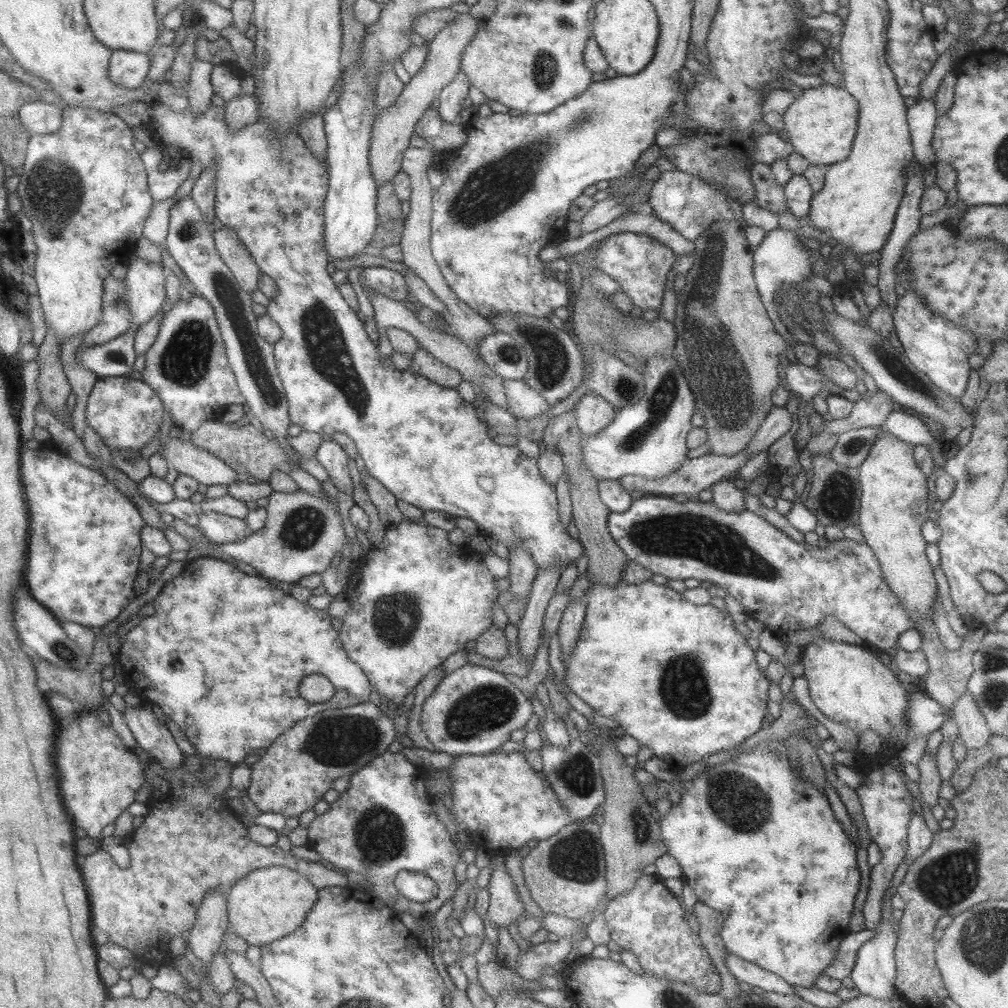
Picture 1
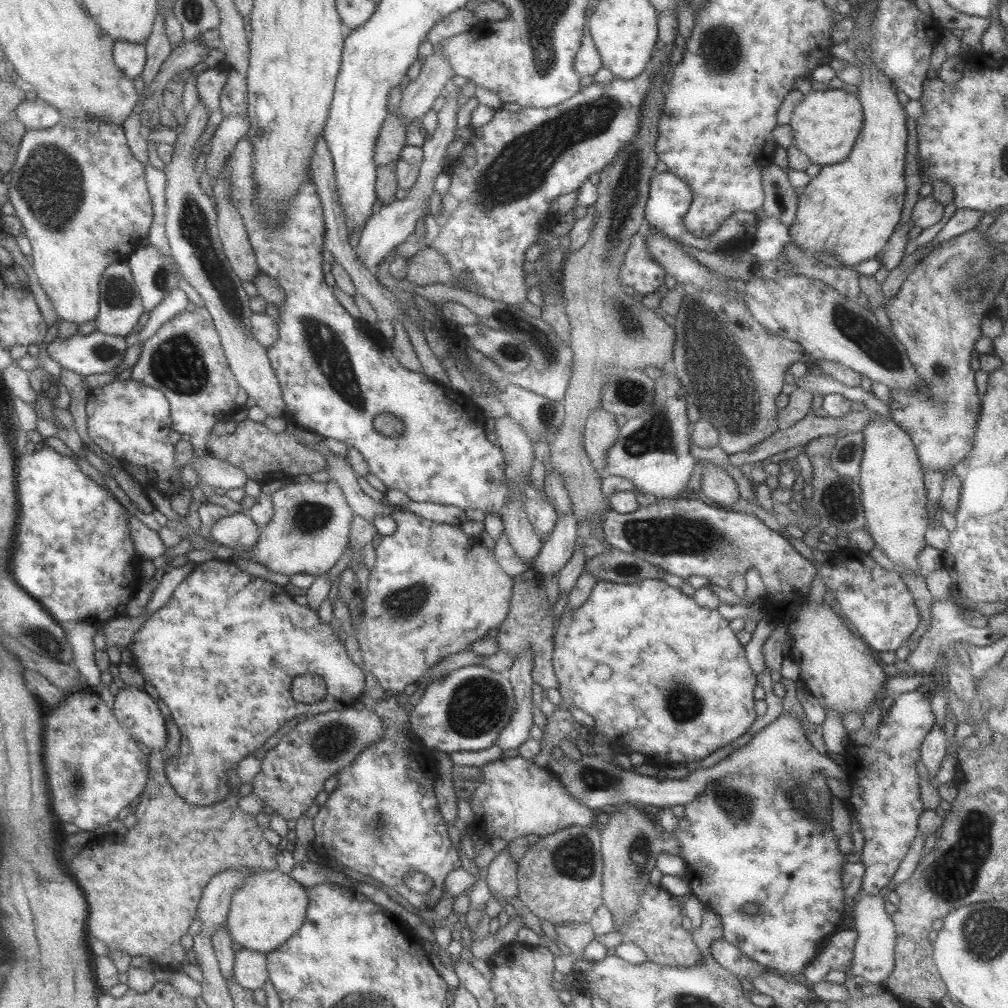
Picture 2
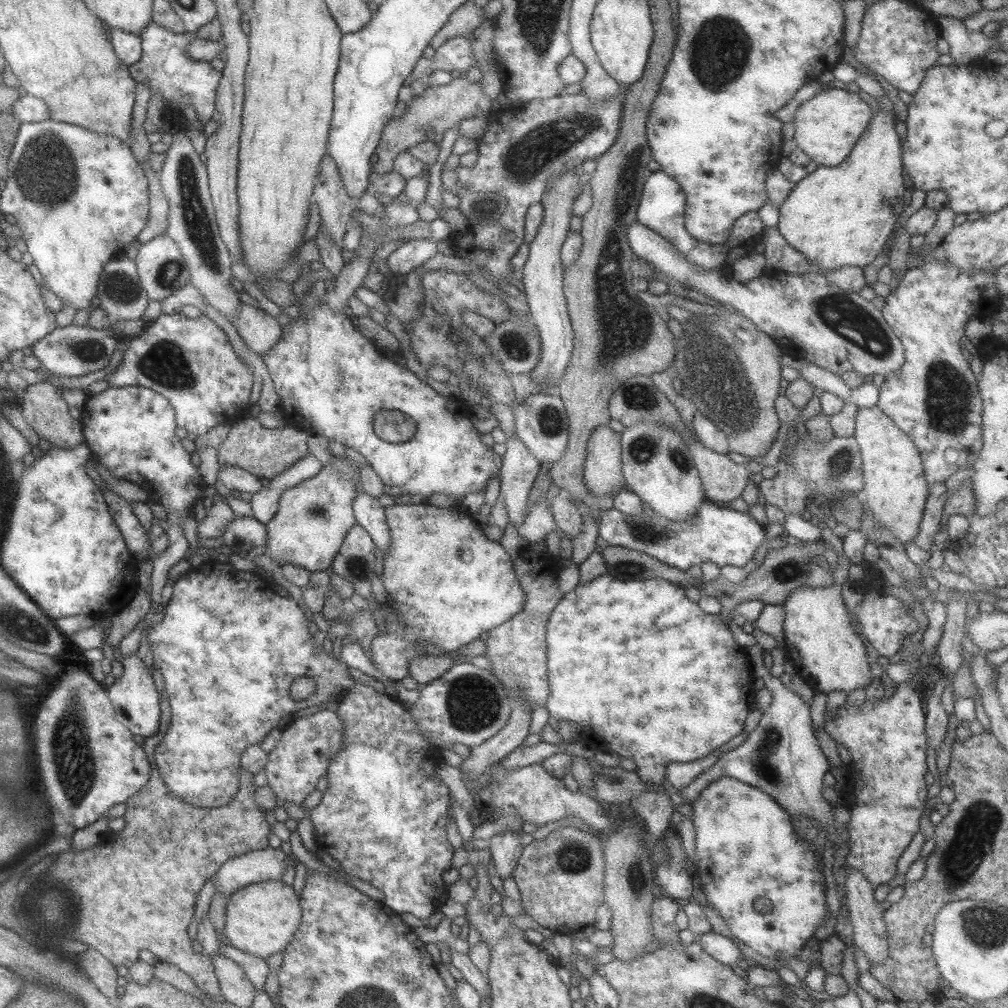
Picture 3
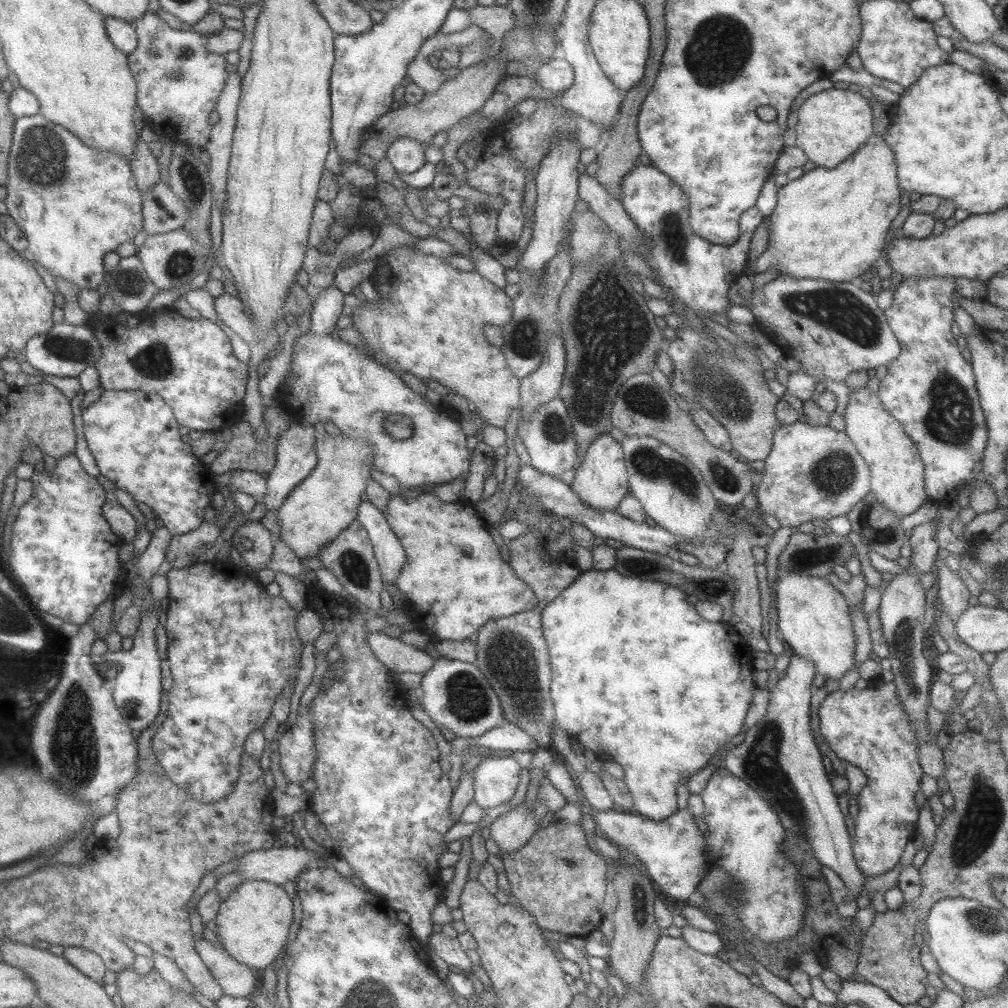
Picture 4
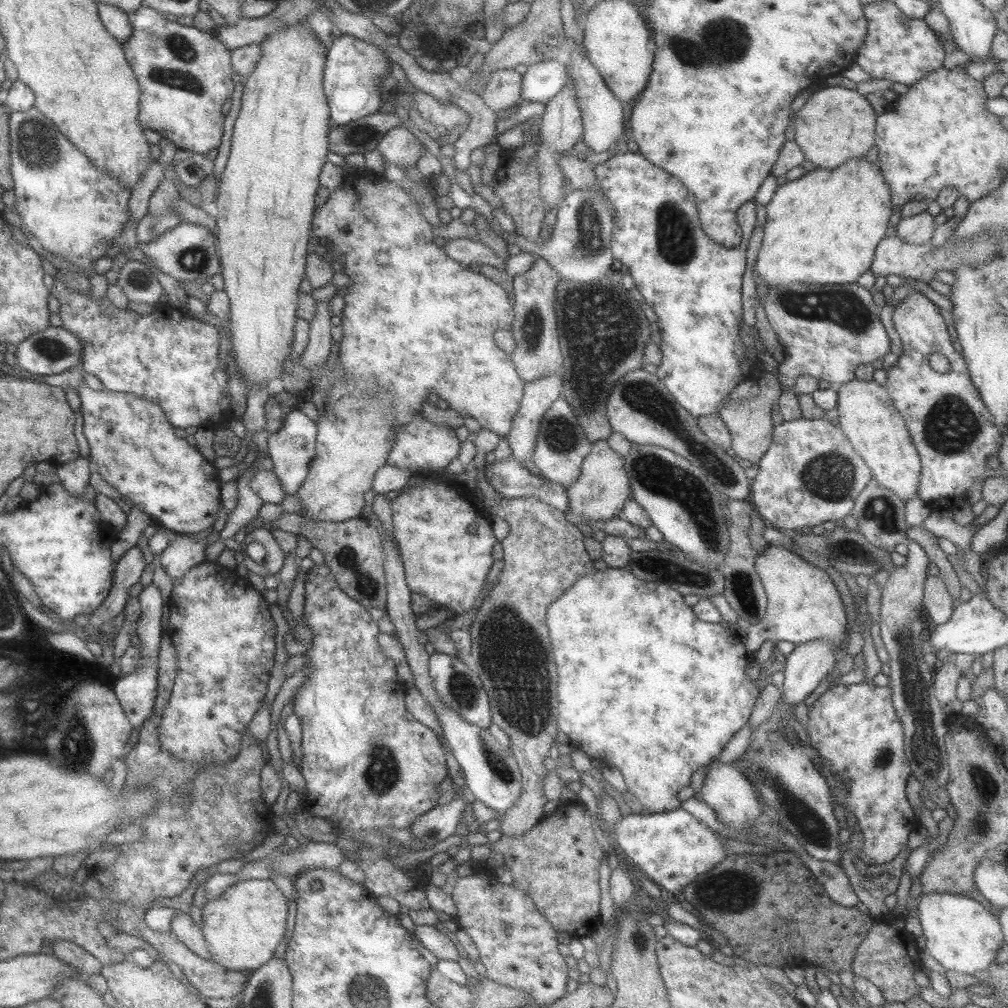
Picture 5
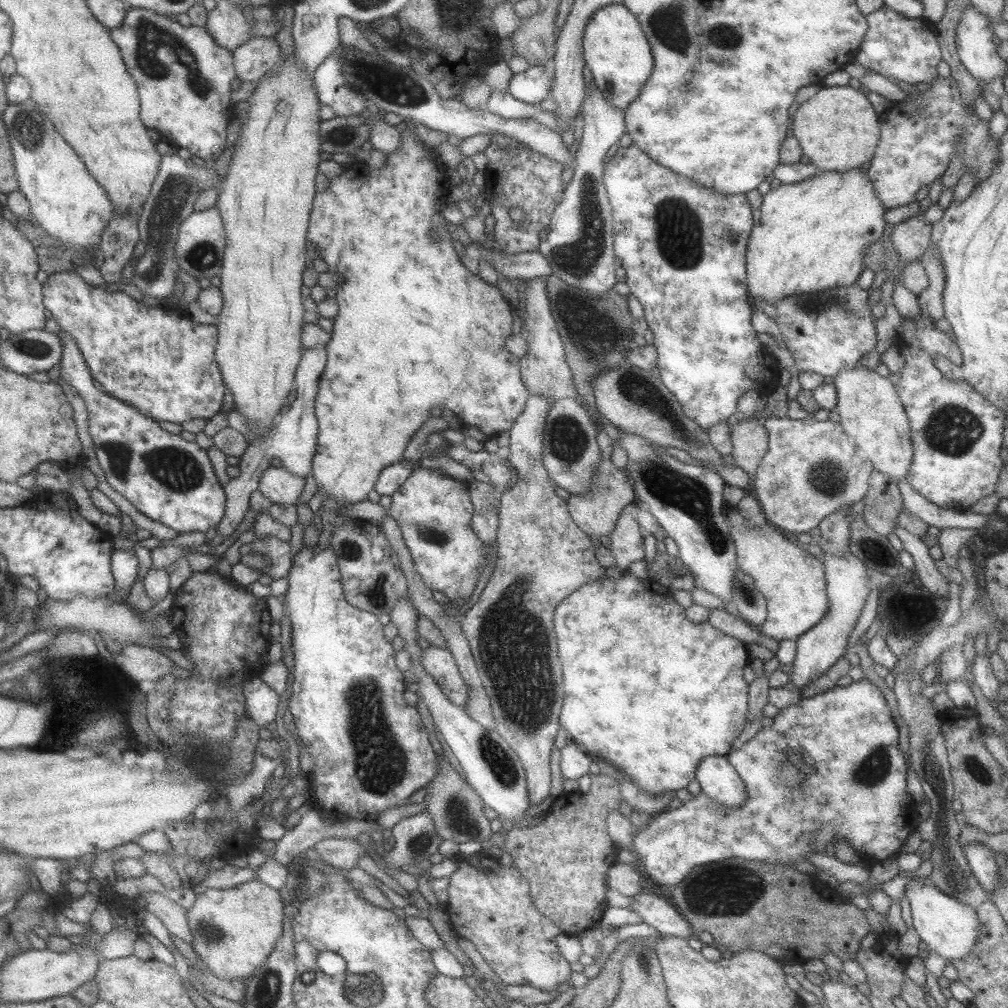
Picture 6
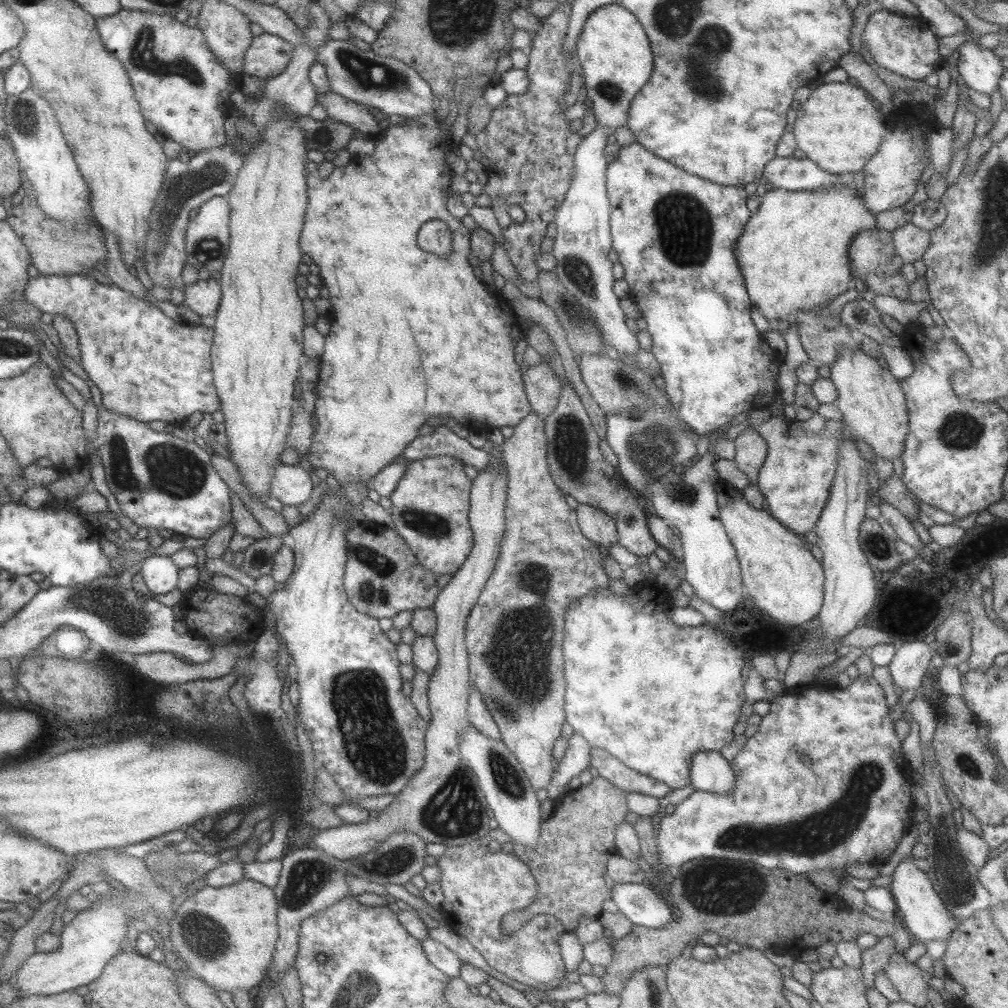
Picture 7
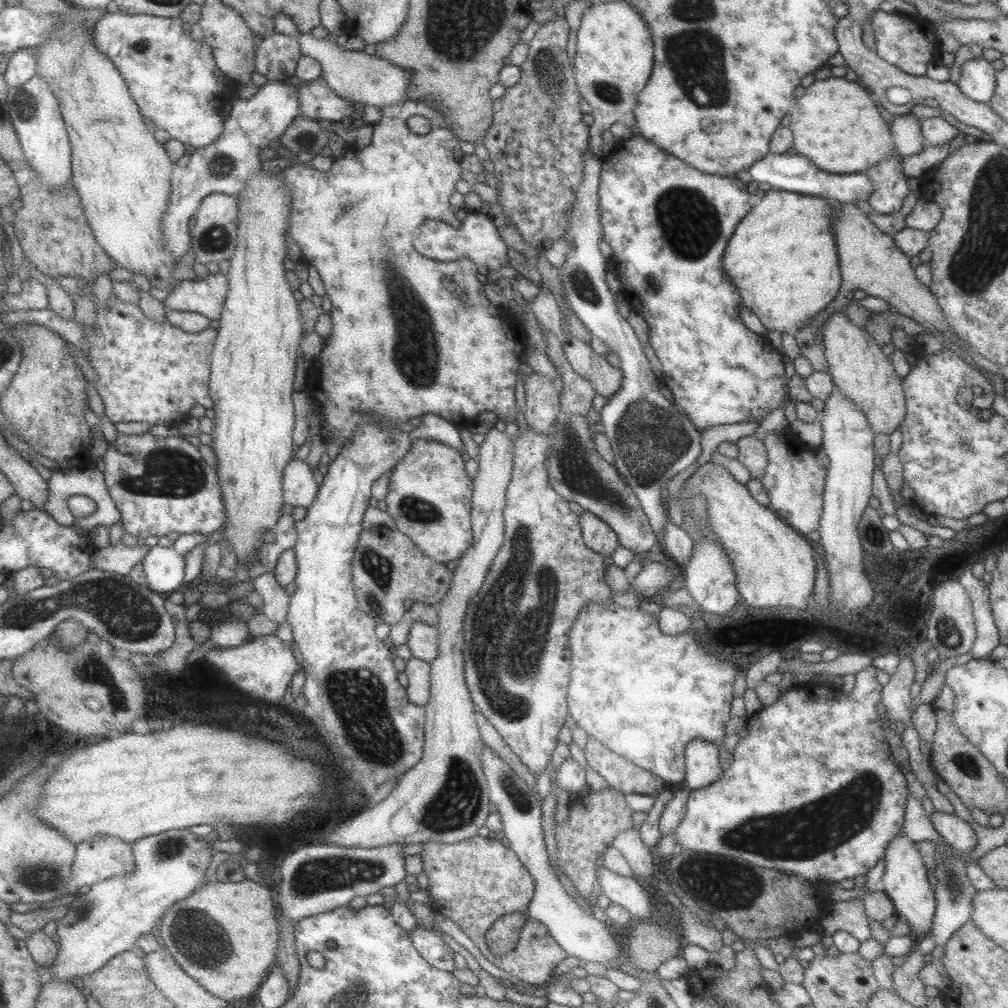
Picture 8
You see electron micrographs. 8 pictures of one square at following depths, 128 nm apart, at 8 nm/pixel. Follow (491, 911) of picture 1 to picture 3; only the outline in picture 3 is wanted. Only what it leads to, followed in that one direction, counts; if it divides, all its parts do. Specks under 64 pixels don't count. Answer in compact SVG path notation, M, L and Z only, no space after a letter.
M521 830L516 832L505 832L488 838L488 850L495 866L495 872L502 881L505 876L512 876L513 866L517 864L521 856L523 846L521 846L519 836Z

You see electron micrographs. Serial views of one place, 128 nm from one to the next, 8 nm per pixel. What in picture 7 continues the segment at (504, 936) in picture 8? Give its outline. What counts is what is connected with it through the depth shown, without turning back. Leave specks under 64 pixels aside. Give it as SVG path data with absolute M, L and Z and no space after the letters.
M601 777L592 779L589 783L579 786L577 789L568 790L563 797L553 801L547 806L547 815L540 825L540 834L533 847L523 847L521 843L512 843L514 855L528 866L537 884L537 895L529 907L520 911L507 913L501 918L501 933L509 938L514 936L533 915L541 915L546 918L553 917L557 924L566 929L575 929L579 924L579 918L594 918L602 912L601 904L610 898L610 890L605 886L605 864L607 858L616 854L614 843L615 828L624 821L626 807L626 792L613 786L609 781Z

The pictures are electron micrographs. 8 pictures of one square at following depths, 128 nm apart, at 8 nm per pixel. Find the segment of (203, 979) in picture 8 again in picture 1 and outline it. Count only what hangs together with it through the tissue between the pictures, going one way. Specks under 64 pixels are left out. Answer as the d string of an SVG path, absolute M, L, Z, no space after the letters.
M268 866L248 872L228 890L227 916L231 931L248 945L263 946L293 932L317 900L315 888L303 875L285 866Z

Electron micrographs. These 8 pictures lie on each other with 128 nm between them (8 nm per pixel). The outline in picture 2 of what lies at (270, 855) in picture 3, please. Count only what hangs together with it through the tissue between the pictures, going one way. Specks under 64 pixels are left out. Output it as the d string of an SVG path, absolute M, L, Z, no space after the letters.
M223 870L207 881L197 903L196 916L201 922L198 934L210 938L221 924L226 924L231 895L251 873L249 870Z

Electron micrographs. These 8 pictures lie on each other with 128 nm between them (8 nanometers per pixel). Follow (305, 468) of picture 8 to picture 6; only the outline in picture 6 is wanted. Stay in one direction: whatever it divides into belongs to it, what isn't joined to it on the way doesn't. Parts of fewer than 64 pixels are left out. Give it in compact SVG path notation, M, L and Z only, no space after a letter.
M267 467L257 482L257 490L271 503L293 505L304 487L304 479L289 475L283 468Z

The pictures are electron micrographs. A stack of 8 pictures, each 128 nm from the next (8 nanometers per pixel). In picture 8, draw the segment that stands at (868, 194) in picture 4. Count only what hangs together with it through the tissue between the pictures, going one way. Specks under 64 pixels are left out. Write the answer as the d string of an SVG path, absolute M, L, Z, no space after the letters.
M770 189L765 192L765 195L759 200L754 200L749 213L735 226L733 234L725 246L724 254L722 255L722 270L728 275L729 281L735 285L741 304L746 306L755 314L765 327L767 332L777 331L778 333L794 333L801 329L801 322L807 318L812 318L819 310L823 310L829 303L832 302L835 295L838 293L841 284L841 276L838 262L837 249L835 248L834 233L834 208L830 206L829 200L815 195L807 195L800 193L791 193L776 189Z

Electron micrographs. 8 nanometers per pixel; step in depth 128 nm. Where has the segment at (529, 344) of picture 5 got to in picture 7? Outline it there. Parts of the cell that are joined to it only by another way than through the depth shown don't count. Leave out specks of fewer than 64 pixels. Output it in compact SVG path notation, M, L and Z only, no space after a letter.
M541 357L537 365L523 366L524 391L533 411L541 419L553 412L561 394L561 379L549 365L549 357Z

